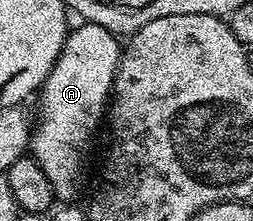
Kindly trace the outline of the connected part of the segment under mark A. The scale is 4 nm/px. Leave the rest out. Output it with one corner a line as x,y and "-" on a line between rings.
85,22
77,25
79,28
69,33
64,42
64,46
60,50
57,62
52,66
52,70
48,74
48,78
43,82
40,91
37,93
36,101
38,100
38,108
42,111
42,121
35,123
32,128
32,135
30,138
30,146
28,149
29,155
33,156
38,161
38,165
44,170
44,174
48,174
48,182
52,182
52,190
55,197
62,202
74,202
78,196
78,179
82,176
82,163
86,160
86,147
90,144
90,139
94,136
94,131
98,128
98,123
103,123
104,117
108,112
108,105
112,99
114,90
114,79
118,73
118,62
120,59
120,40
119,37
114,36
108,30
104,30
104,26
96,26
95,24
88,24

